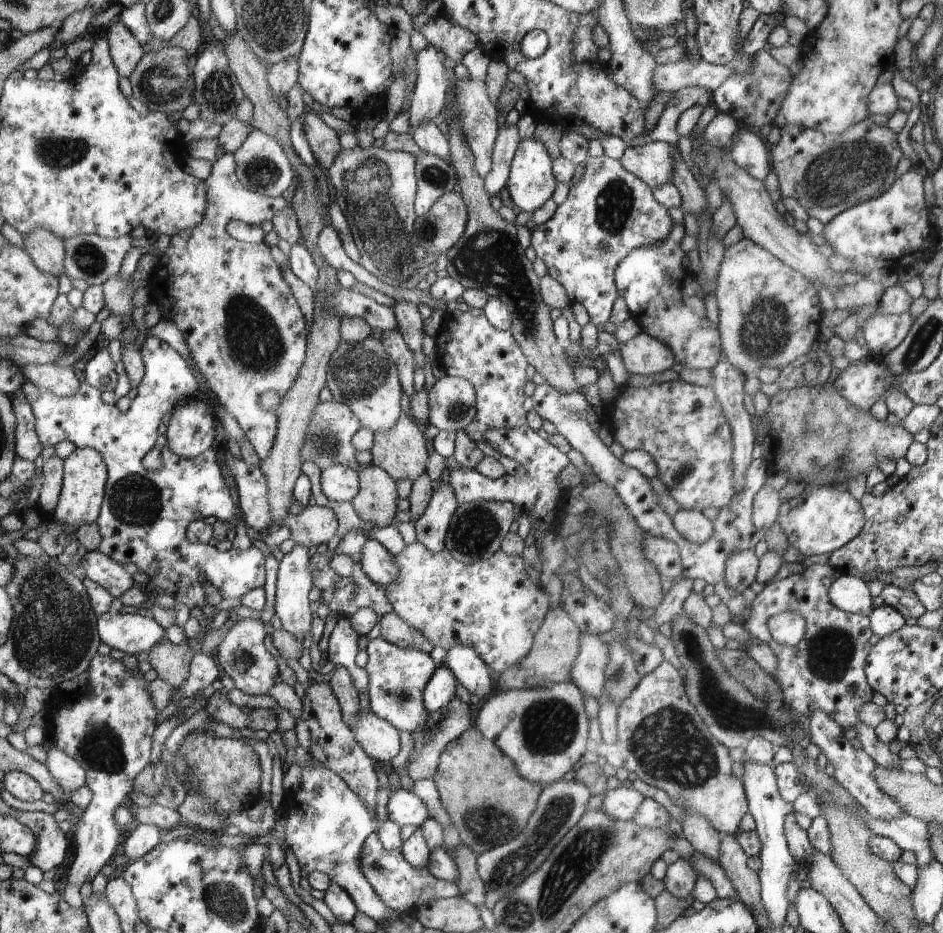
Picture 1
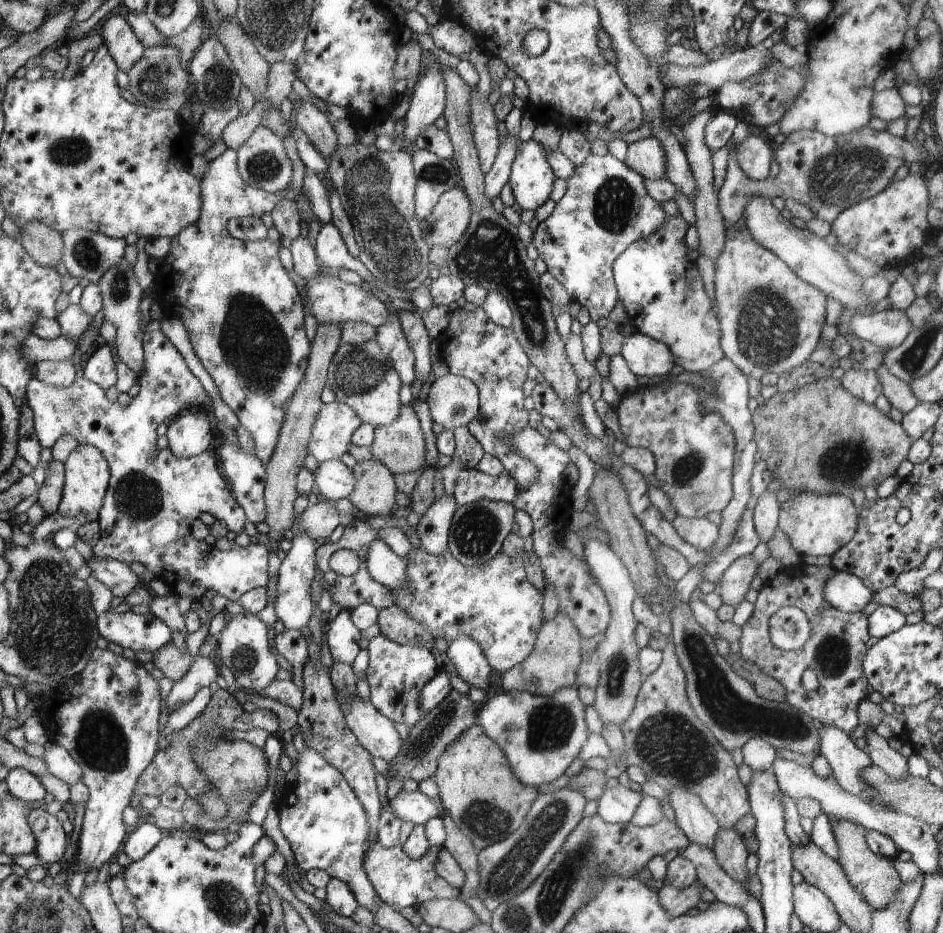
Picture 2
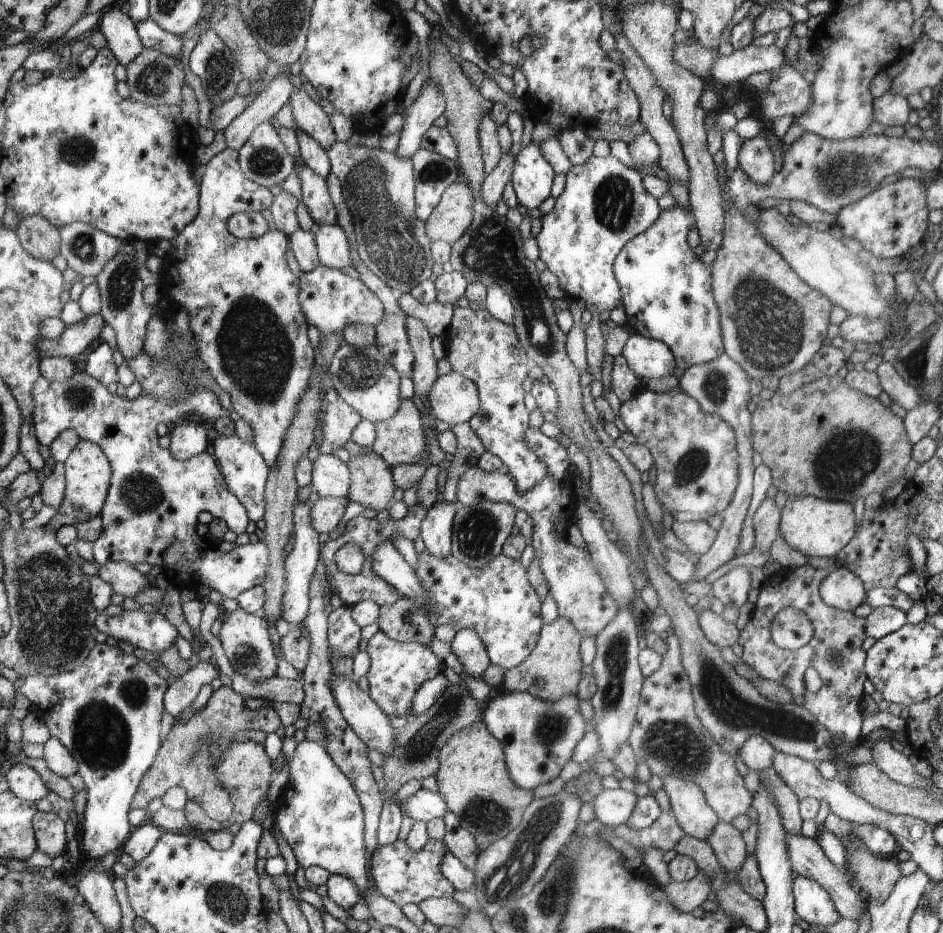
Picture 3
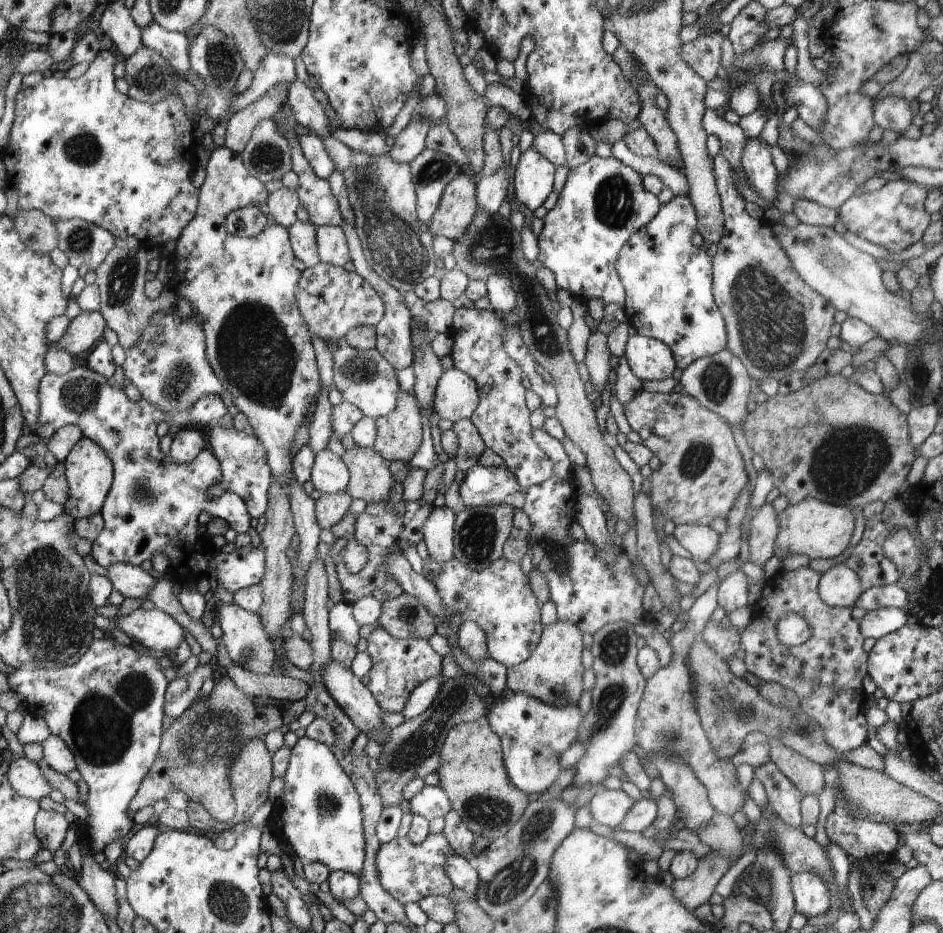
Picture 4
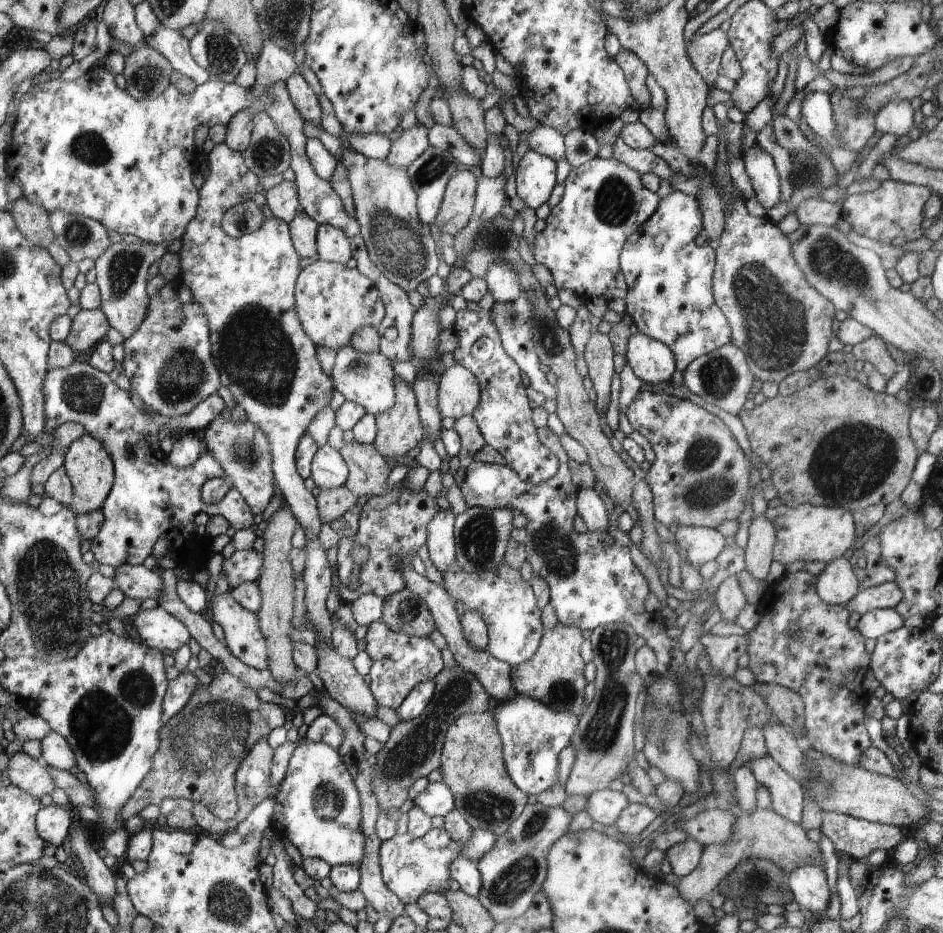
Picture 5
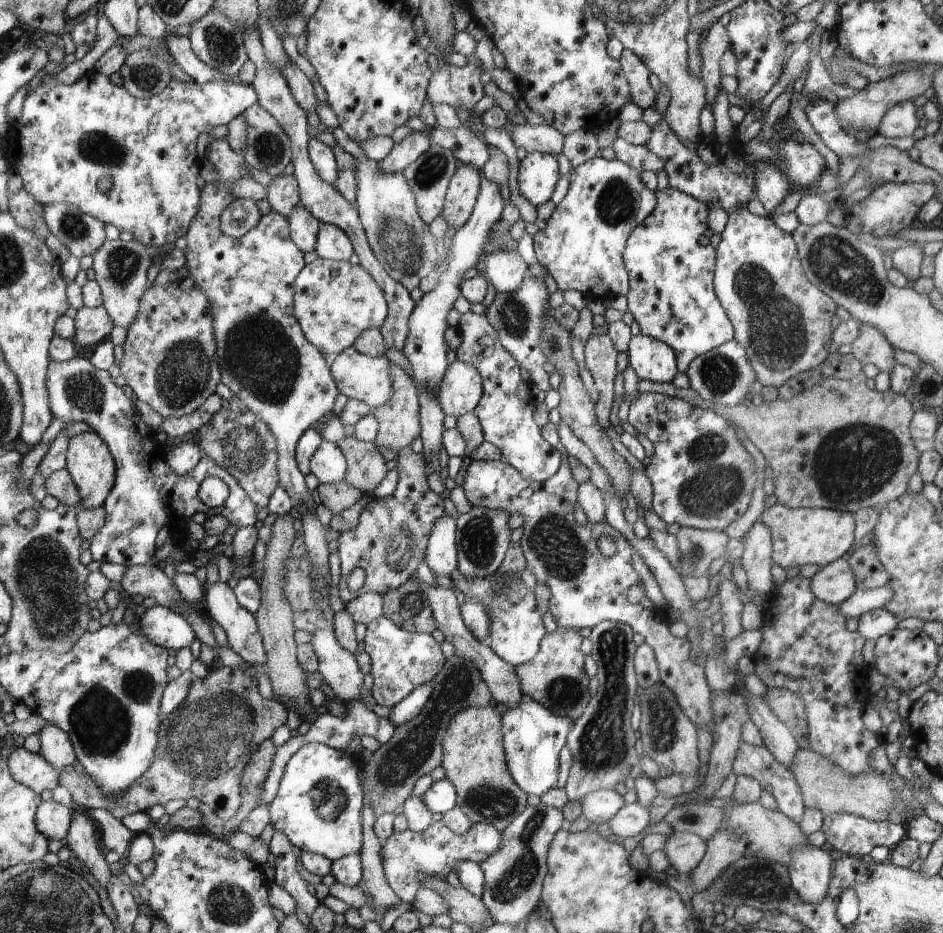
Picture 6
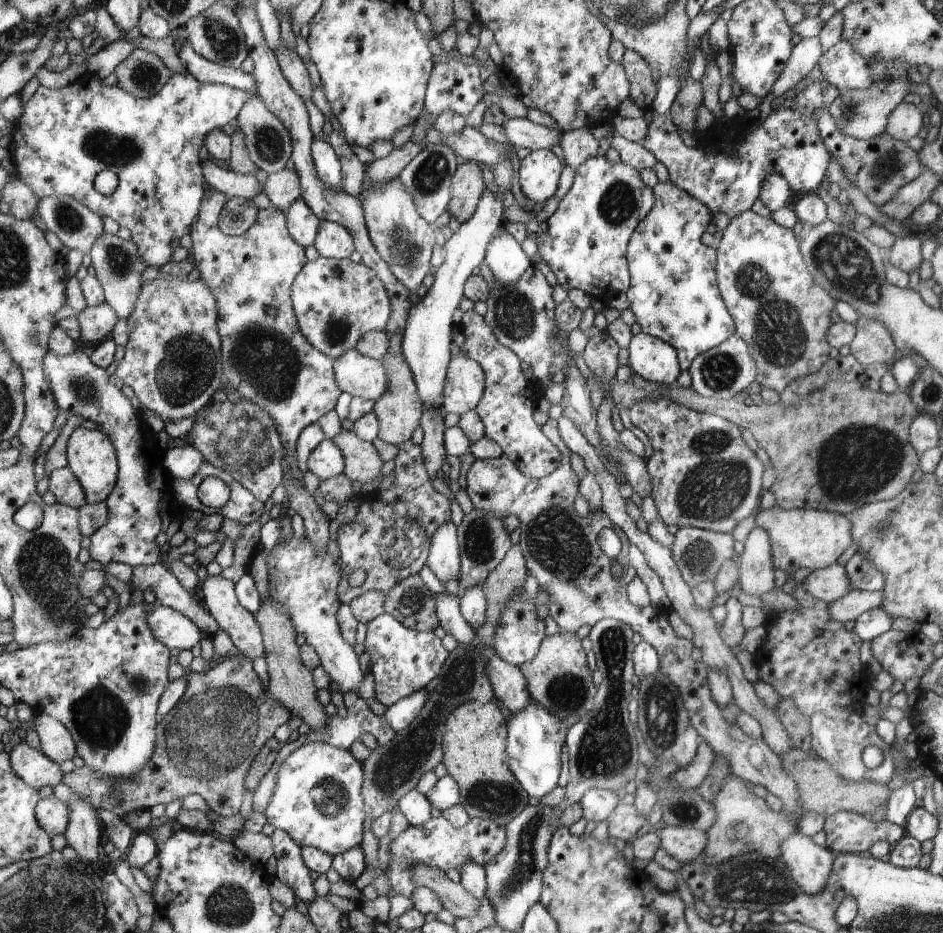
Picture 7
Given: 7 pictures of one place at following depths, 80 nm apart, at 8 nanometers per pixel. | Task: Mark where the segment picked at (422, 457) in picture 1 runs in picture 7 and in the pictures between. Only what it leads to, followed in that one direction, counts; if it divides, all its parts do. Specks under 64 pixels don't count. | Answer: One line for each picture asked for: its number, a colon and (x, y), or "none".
2: (400, 446)
3: (399, 440)
4: (399, 434)
5: (400, 428)
6: (398, 420)
7: (398, 411)

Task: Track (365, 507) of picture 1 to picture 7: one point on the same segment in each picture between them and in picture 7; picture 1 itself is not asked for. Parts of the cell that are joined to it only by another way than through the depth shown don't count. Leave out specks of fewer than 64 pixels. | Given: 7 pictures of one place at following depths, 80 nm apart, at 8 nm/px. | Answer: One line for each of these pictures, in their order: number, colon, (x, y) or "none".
2: (375, 495)
3: (371, 482)
4: (371, 480)
5: (368, 470)
6: (366, 468)
7: (363, 463)

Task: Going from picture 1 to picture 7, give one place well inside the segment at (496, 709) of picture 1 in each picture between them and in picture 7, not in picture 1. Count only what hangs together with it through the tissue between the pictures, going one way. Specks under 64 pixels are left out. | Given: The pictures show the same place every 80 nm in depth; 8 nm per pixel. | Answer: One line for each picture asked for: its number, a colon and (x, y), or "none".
2: (541, 736)
3: (537, 736)
4: (534, 734)
5: (533, 734)
6: (533, 738)
7: (535, 737)

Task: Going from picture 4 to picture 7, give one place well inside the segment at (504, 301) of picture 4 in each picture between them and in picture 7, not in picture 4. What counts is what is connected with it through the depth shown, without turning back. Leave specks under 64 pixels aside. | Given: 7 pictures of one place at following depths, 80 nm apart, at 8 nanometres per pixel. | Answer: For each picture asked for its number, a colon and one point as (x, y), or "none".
5: (502, 280)
6: (505, 269)
7: (507, 261)

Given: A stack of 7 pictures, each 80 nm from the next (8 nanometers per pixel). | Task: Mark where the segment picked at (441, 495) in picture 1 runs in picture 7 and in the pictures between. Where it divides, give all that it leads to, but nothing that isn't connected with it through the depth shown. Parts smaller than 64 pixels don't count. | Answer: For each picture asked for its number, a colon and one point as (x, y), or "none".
2: (433, 529)
3: (436, 530)
4: (438, 530)
5: (440, 541)
6: (441, 556)
7: (444, 555)

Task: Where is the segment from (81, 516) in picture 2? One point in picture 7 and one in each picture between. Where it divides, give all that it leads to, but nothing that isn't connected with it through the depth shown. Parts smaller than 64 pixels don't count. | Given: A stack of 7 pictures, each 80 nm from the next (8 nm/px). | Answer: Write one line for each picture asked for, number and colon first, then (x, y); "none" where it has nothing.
3: (88, 473)
4: (89, 473)
5: (90, 469)
6: (89, 461)
7: (92, 459)

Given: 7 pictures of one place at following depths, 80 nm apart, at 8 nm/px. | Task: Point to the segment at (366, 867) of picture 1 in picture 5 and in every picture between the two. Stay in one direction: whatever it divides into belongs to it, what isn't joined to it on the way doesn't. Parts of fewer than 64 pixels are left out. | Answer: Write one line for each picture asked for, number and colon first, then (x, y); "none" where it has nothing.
2: (400, 881)
3: (405, 876)
4: (410, 871)
5: (410, 866)

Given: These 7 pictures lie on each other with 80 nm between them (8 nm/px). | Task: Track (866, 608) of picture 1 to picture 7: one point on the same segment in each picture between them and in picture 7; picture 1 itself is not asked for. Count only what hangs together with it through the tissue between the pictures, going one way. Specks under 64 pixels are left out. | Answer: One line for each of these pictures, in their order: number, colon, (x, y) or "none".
2: (844, 591)
3: (841, 589)
4: (838, 587)
5: (837, 584)
6: (835, 582)
7: (828, 584)

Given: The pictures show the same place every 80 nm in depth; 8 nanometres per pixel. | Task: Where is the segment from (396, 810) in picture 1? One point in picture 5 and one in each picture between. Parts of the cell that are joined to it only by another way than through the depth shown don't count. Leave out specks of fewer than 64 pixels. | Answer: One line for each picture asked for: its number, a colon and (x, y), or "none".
2: (415, 807)
3: (425, 805)
4: (432, 802)
5: (437, 799)

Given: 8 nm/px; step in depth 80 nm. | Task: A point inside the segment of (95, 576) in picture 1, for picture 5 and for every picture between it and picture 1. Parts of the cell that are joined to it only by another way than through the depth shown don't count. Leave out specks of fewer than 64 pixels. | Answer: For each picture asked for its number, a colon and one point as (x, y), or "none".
2: (118, 576)
3: (125, 579)
4: (130, 581)
5: (136, 581)

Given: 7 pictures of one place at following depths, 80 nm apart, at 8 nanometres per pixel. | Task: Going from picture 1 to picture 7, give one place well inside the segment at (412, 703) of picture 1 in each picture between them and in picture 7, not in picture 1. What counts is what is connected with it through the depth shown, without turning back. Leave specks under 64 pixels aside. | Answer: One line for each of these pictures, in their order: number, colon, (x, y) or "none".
2: (397, 674)
3: (398, 669)
4: (400, 666)
5: (399, 663)
6: (402, 661)
7: (404, 660)

